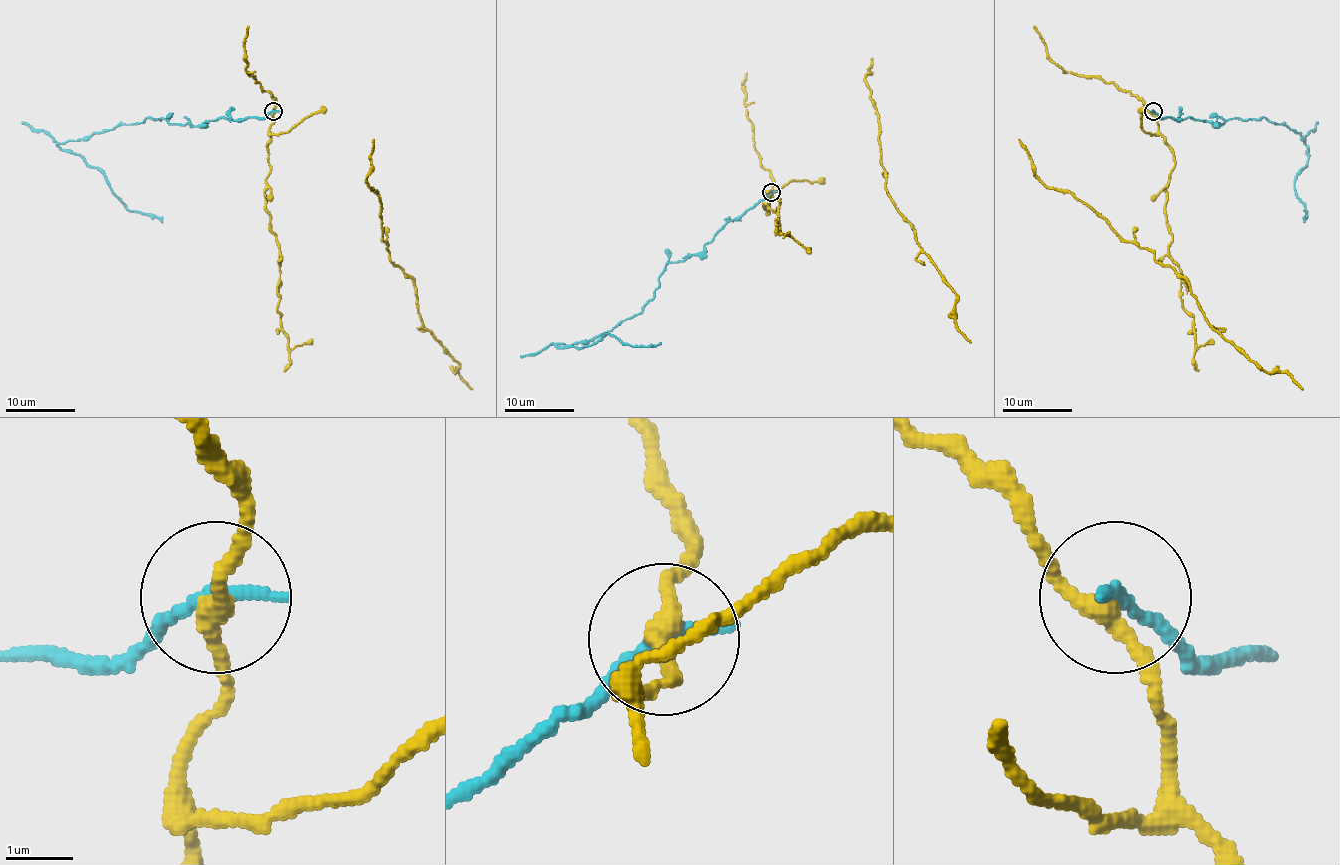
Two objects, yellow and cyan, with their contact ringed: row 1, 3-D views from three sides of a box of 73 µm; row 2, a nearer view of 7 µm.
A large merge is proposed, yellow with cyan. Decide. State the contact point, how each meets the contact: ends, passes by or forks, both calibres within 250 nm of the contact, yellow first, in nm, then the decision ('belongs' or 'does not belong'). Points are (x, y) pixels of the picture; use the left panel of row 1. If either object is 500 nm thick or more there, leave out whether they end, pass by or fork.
at (273, 111); yellow passes by; cyan ends there; 260 nm thick on the yellow side, 240 nm on the other; does not belong

